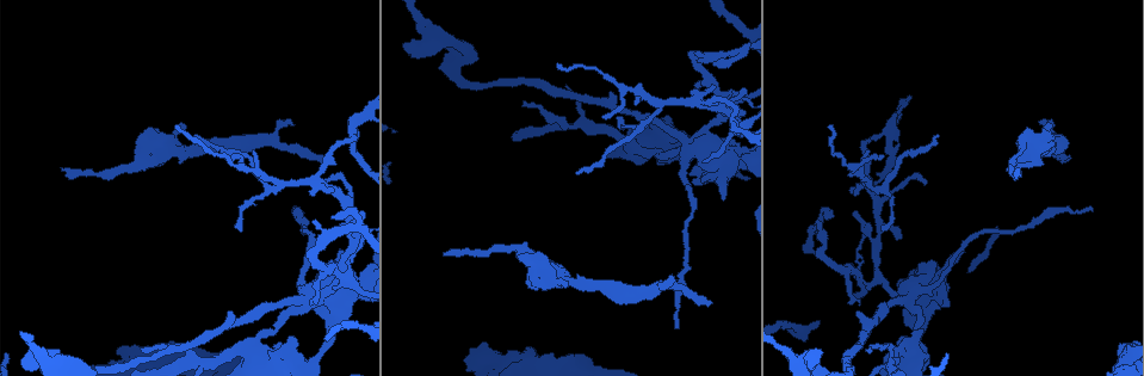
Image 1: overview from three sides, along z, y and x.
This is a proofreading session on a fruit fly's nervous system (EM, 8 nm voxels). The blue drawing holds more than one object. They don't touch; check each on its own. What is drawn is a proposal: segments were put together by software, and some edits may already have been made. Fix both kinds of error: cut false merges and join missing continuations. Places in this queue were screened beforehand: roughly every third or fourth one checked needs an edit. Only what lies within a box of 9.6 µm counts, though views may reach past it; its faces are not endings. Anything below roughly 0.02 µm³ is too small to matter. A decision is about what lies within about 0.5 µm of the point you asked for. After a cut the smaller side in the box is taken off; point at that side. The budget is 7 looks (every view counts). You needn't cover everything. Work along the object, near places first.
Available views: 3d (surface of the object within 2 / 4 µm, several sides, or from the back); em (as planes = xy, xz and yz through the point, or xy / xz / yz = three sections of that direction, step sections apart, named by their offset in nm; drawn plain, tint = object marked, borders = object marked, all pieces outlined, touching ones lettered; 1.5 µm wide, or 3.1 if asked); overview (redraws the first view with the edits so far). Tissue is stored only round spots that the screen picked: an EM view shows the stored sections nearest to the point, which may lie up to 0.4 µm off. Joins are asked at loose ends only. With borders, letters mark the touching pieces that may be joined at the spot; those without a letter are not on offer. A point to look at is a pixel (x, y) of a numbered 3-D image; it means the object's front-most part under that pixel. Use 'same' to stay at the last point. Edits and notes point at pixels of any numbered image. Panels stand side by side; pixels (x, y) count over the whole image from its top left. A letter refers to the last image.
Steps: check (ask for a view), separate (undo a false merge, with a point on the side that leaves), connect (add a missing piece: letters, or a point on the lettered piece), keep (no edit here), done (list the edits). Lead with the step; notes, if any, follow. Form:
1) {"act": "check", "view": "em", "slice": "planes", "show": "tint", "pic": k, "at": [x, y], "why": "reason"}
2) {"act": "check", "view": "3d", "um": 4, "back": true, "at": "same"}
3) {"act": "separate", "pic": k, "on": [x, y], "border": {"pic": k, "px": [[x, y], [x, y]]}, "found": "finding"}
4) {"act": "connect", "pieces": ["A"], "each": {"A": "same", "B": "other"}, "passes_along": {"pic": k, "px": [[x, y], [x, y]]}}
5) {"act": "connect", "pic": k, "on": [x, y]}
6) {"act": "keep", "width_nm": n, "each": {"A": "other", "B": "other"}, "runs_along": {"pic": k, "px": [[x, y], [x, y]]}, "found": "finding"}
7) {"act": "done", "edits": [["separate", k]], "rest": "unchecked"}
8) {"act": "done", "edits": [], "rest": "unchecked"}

{"act": "check", "view": "em", "slice": "yz", "step": 4, "show": "tint", "pic": 1, "at": [882, 154], "why": "branch stops here"}

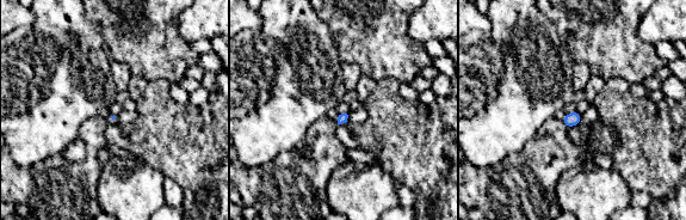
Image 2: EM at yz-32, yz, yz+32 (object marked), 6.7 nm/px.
{"act": "check", "view": "em", "slice": "planes", "show": "borders", "at": "same"}

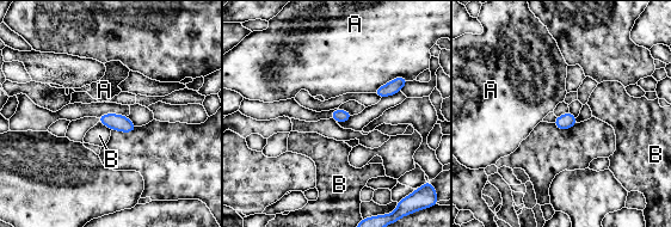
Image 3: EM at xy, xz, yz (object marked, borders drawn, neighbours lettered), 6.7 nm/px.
{"act": "keep", "width_nm": 90, "longest_contact_nm": ["A", 260], "each": {"A": "other", "B": "other"}, "found": "none of them fits"}

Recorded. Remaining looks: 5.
{"act": "check", "view": "3d", "um": 4, "back": true, "pic": 1, "at": [289, 123], "why": "branch stops here"}

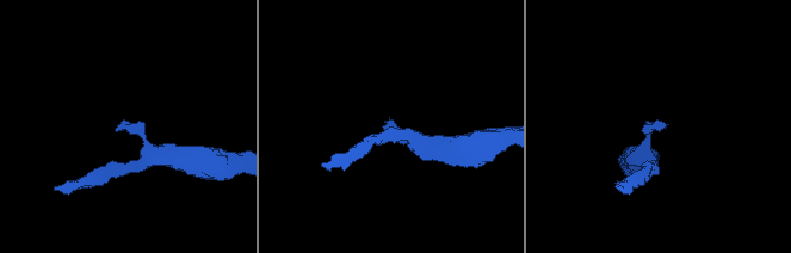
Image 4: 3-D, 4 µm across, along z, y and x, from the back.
{"act": "check", "view": "em", "slice": "planes", "show": "borders", "pic": 4, "at": [662, 124], "why": "need the tissue"}

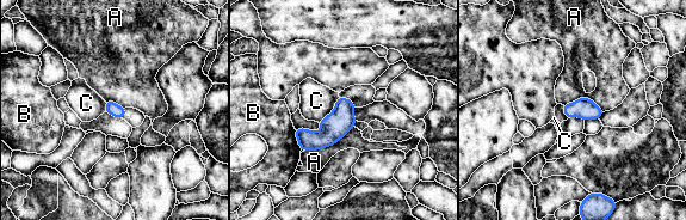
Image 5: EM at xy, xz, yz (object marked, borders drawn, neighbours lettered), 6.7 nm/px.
{"act": "keep", "each": {"A": "other", "B": "other", "C": "other"}, "border": {"pic": 5, "px": [[354, 127], [333, 145], [304, 151]]}, "found": "none of them fits"}

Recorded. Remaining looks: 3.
{"act": "check", "view": "3d", "um": 2, "pic": 1, "at": [1091, 209], "why": "thin end"}

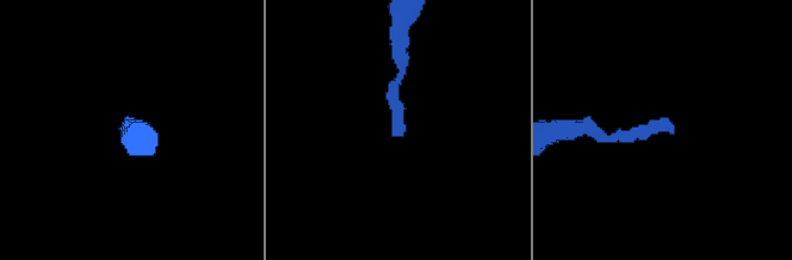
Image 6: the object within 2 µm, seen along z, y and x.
{"act": "check", "view": "em", "slice": "planes", "show": "borders", "pic": 6, "at": [672, 124]}

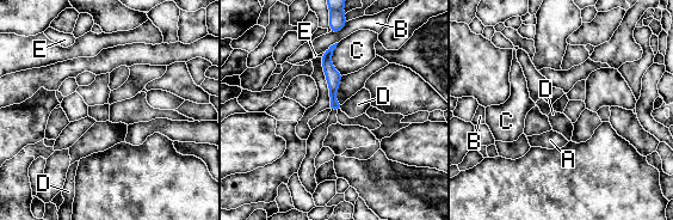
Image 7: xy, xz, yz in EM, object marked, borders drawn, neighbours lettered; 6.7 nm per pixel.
{"act": "keep", "each": {"A": "other", "B": "other", "C": "other", "D": "other", "E": "other"}, "found": "no lettered piece goes on from it"}

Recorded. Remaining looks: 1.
{"act": "done", "edits": [], "rest": "unchecked"}

